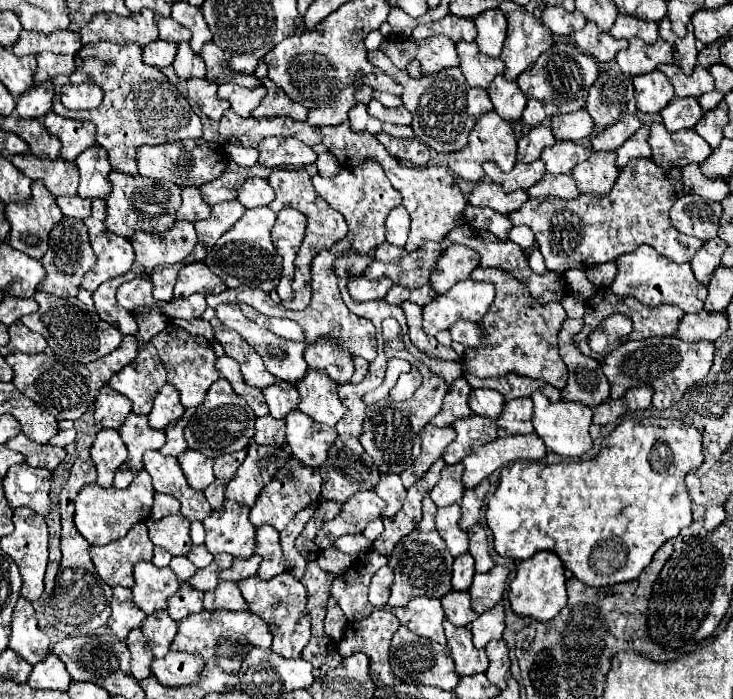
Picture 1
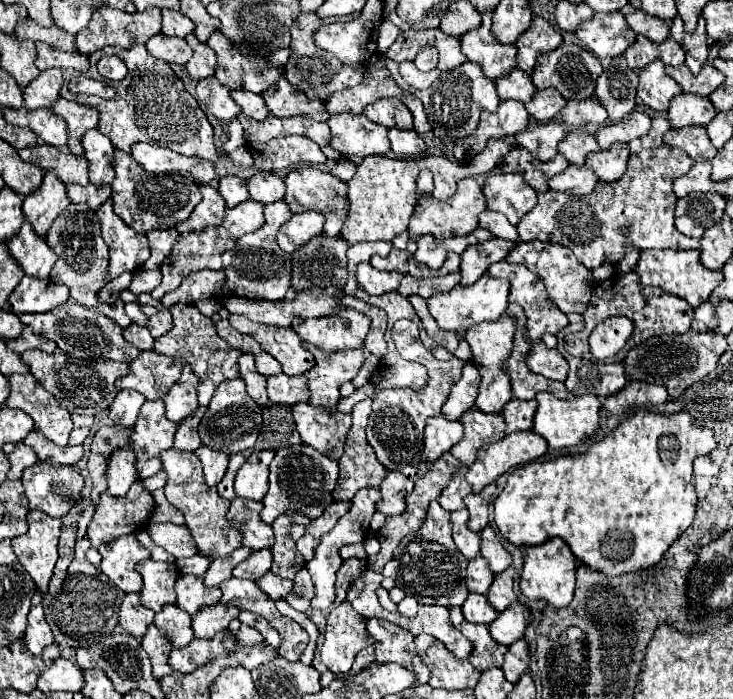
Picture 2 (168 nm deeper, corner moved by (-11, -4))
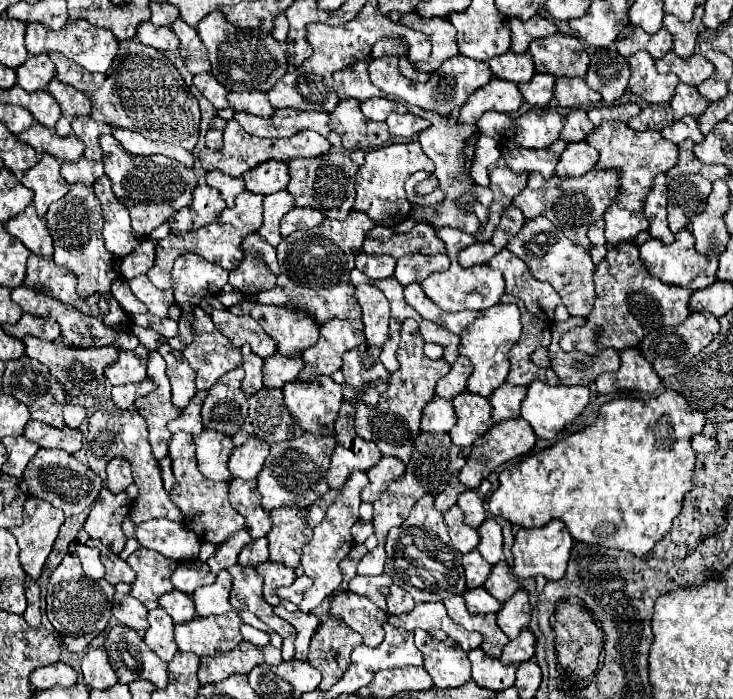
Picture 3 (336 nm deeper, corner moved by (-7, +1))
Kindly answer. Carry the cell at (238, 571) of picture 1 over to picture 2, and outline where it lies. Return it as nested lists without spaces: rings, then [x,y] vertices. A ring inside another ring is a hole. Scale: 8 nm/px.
[[[261,549],[261,551],[253,551],[249,555],[249,559],[245,559],[243,563],[237,565],[237,569],[233,571],[233,577],[239,579],[251,579],[257,581],[259,577],[263,577],[271,567],[271,551],[269,549]]]

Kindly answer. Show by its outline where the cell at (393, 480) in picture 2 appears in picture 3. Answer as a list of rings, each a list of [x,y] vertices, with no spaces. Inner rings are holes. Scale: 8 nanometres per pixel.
[[[383,456],[373,468],[367,470],[369,484],[361,492],[361,500],[363,502],[379,500],[379,496],[387,490],[387,486],[403,474],[403,468],[405,468],[405,464],[399,458]]]

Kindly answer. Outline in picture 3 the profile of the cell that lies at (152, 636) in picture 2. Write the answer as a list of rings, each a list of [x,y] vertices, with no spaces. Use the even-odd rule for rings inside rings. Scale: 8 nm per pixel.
[[[155,608],[147,612],[149,628],[145,634],[145,644],[165,662],[173,658],[173,654],[179,650],[173,638],[173,620],[163,608]]]

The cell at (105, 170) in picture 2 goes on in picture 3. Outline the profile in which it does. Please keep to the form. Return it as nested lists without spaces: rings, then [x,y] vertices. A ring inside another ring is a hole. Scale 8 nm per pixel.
[[[77,116],[73,120],[73,132],[85,142],[85,158],[87,160],[101,160],[101,148],[99,148],[99,136],[101,134],[111,134],[109,124],[97,122],[91,116]]]

